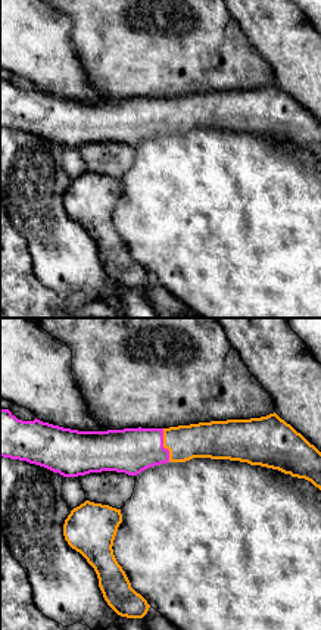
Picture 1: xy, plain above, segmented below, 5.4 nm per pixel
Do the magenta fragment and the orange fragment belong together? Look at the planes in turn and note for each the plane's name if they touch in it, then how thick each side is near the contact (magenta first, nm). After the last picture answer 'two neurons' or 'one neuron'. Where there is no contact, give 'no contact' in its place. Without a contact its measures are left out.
xy | 260/190 nm

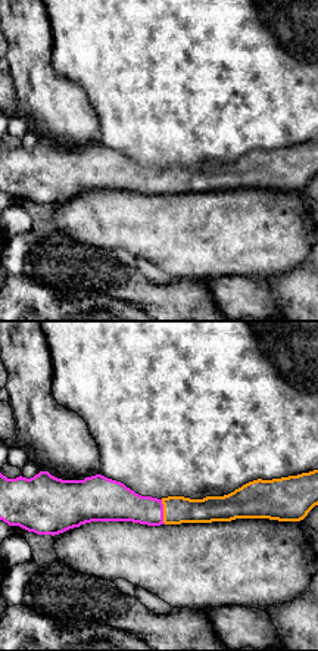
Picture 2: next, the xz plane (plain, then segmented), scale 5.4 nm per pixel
xz | 200/150 nm

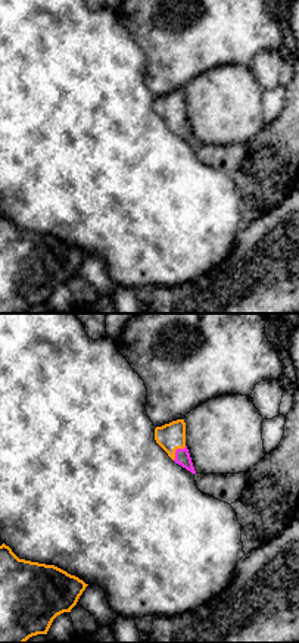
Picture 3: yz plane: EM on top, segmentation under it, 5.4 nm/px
yz | 80/150 nm

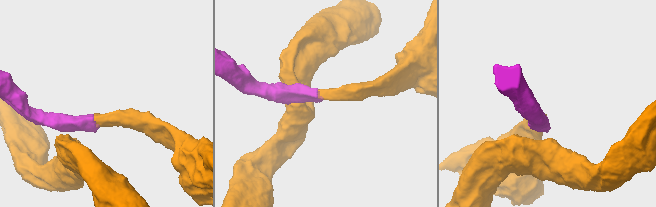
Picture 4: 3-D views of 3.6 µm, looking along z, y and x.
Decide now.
one neuron

